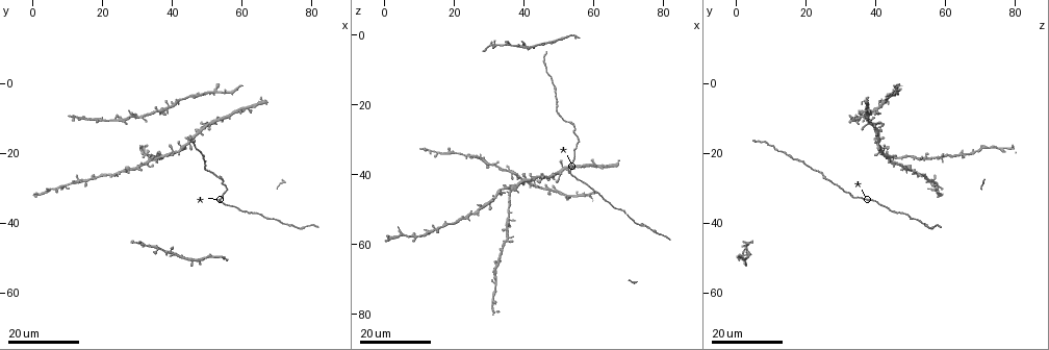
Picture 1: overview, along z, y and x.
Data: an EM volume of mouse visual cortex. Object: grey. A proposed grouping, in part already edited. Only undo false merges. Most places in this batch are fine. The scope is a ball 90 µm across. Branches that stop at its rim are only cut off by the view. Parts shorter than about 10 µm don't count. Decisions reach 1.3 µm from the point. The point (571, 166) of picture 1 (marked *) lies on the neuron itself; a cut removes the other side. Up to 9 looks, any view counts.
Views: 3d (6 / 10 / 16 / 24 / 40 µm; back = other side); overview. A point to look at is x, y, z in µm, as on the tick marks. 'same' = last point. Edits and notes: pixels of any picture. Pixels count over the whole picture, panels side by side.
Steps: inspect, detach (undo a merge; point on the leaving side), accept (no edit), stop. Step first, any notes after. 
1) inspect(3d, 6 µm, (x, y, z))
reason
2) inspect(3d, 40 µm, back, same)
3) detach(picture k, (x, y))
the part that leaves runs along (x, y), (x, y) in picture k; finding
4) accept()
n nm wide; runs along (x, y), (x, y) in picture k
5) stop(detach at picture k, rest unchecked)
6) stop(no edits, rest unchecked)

inspect(3d, 24 µm, (69.0, 38.5, 51.0))
thick turns thin

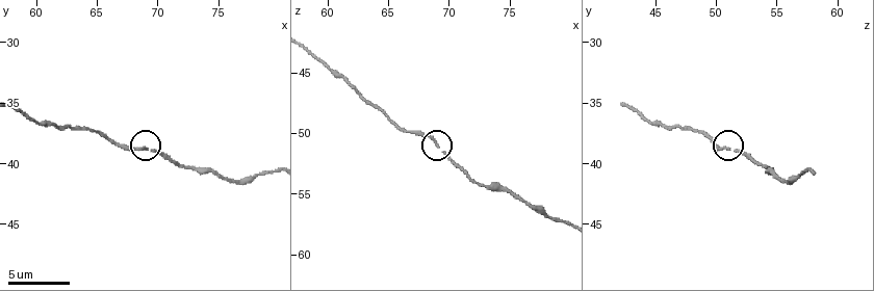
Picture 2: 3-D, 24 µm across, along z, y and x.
inspect(3d, 6 µm, (68.6, 38.8, 50.4))

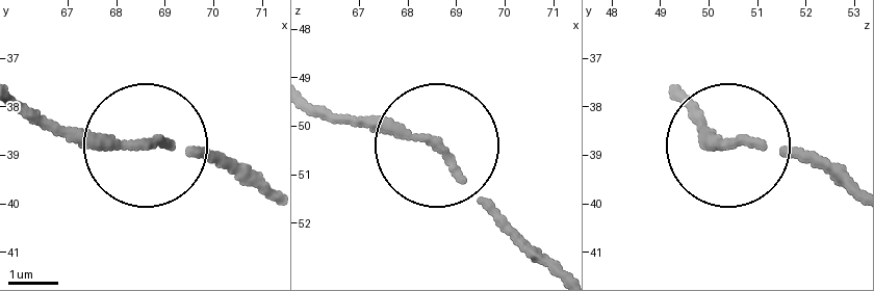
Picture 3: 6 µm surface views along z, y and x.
accept()
runs along (682, 103), (727, 144), (819, 157) in picture 3; one neuron here

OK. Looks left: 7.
inspect(3d, 16 µm, (72.6, 40.4, 54.2))
calibre changes

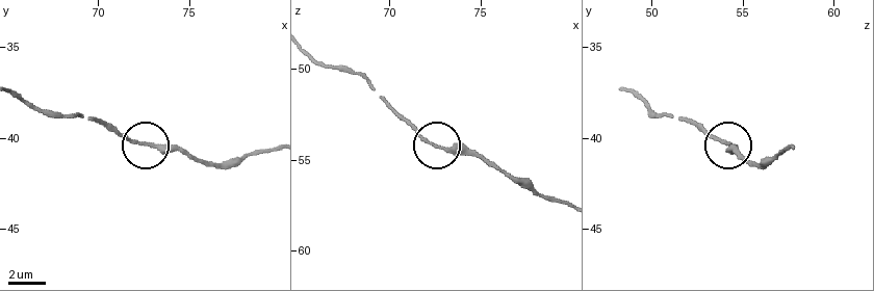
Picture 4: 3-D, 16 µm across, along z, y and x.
accept()
220 nm wide; runs along (19, 97), (47, 111), (107, 122), (159, 149), (185, 149) in picture 4; all the same neuron

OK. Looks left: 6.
inspect(3d, 24 µm, (32.0, 19.5, 66.0))
narrows sharply

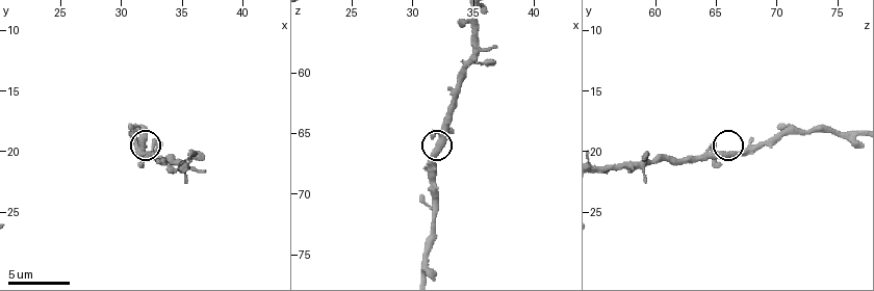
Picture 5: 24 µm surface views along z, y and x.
inspect(3d, 6 µm, (32.4, 20.2, 66.0))

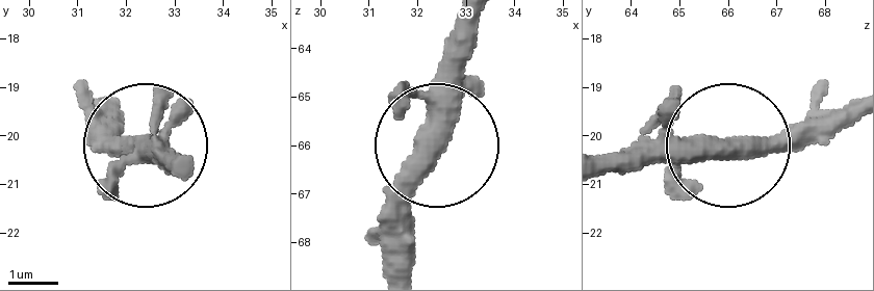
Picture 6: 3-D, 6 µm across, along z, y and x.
accept()
runs along (599, 165), (831, 132) in picture 6; all the same neuron

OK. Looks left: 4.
inspect(3d, 16 µm, (8.0, 30.0, 57.5))
thick turns thin

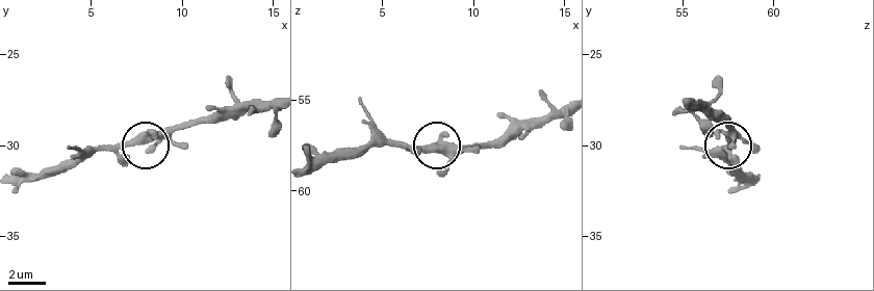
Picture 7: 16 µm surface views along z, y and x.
inspect(3d, 10 µm, (7.6, 29.5, 57.6))
zoom in

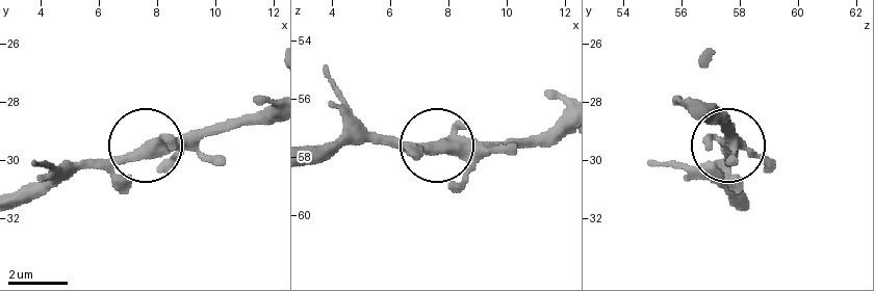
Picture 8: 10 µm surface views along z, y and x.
accept()
330 nm wide; continuous, no second neuron

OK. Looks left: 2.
stop(no edits, rest unchecked)

